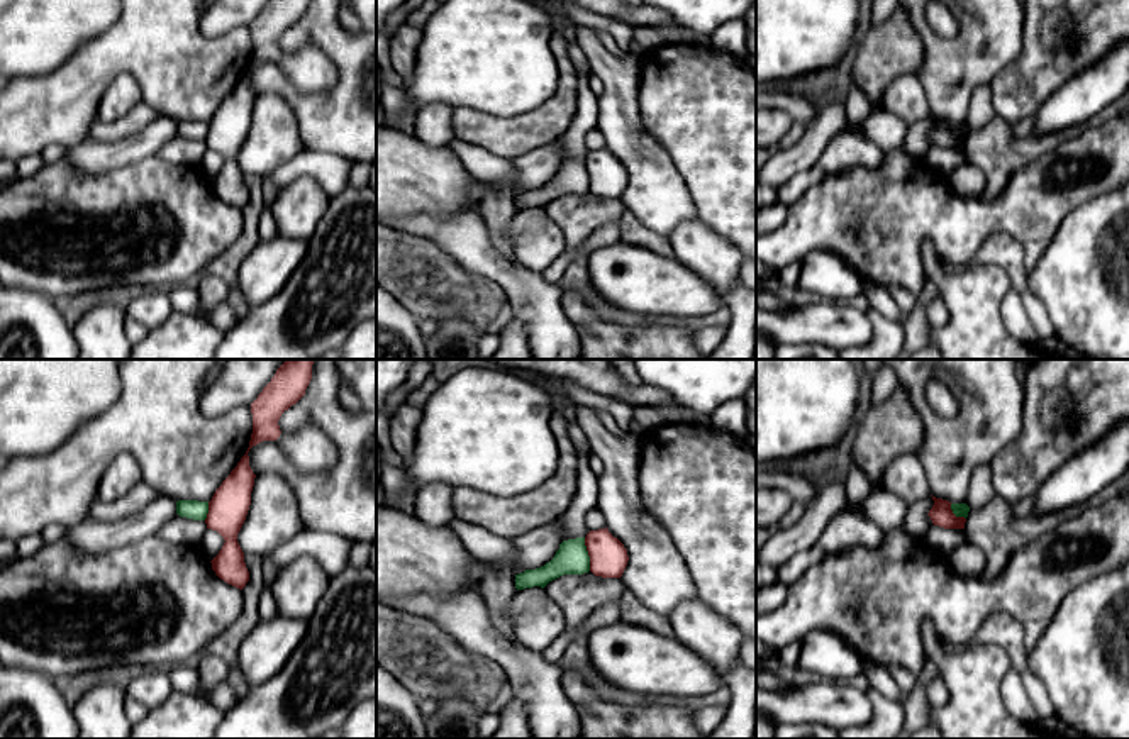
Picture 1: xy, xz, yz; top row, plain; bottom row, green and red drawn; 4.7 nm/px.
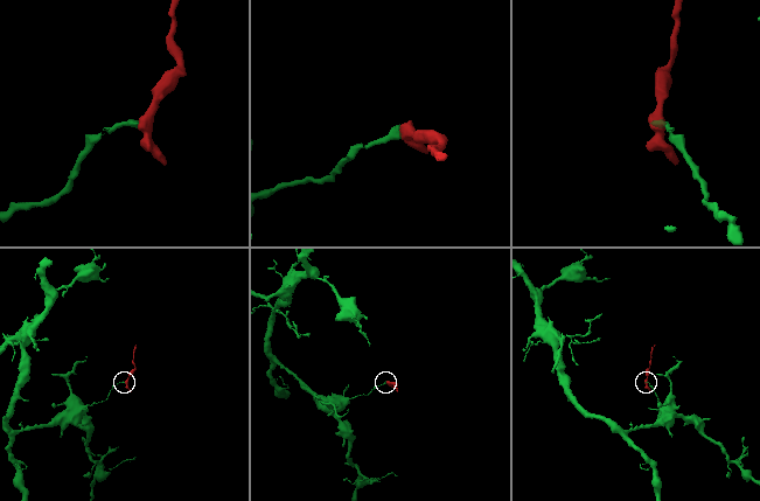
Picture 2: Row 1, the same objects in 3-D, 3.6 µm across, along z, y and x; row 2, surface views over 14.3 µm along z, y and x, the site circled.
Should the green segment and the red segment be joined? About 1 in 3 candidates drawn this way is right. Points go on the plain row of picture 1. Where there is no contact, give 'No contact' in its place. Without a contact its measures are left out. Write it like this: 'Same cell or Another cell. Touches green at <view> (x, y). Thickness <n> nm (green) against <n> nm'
Another cell. Touches green at xz (587, 175). Thickness 160 nm (green) against 180 nm

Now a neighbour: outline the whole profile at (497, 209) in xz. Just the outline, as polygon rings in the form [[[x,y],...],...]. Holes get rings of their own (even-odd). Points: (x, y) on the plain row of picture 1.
[[[488,190],[480,202],[478,212],[488,229],[490,242],[503,258],[515,263],[510,242],[510,222],[519,212],[515,208],[515,195]]]

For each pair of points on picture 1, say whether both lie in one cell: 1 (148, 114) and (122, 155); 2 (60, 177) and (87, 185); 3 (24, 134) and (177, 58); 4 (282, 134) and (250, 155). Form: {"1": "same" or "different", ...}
{"1": "different", "2": "same", "3": "same", "4": "same"}

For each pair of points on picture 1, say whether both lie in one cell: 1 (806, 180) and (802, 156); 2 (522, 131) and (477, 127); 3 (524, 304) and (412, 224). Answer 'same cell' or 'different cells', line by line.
1: different cells
2: same cell
3: same cell

